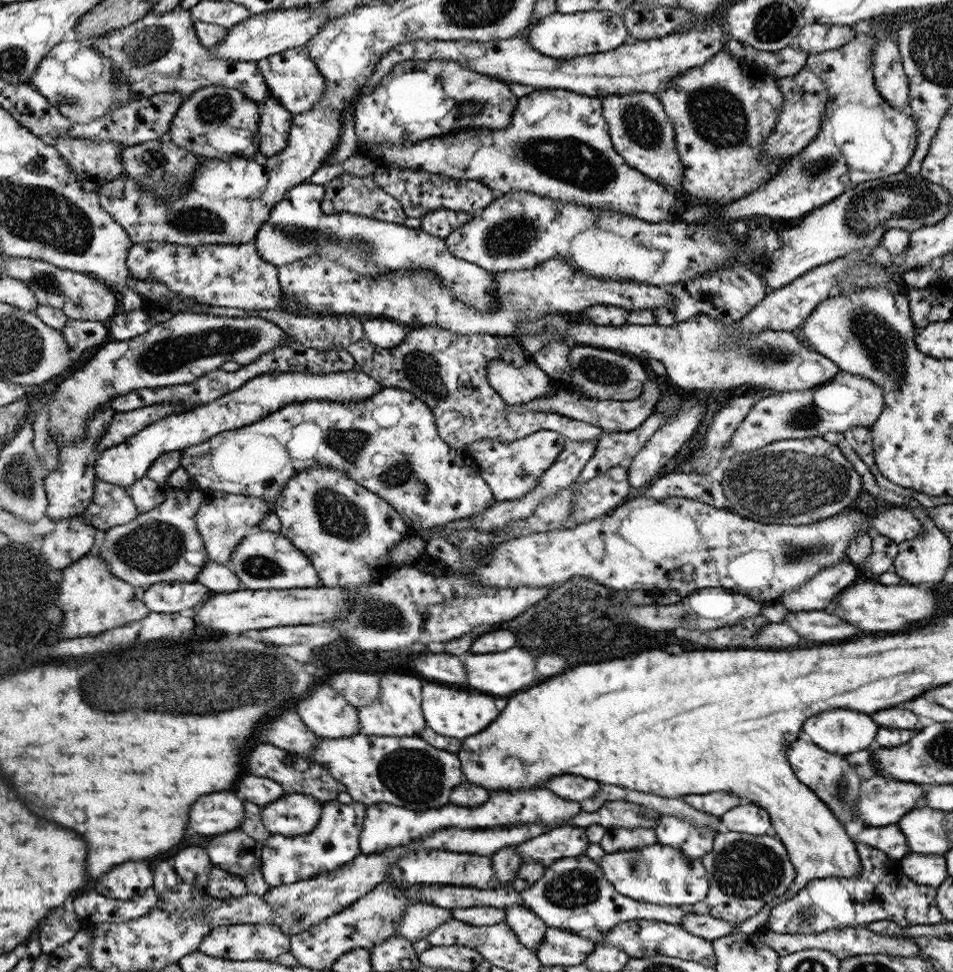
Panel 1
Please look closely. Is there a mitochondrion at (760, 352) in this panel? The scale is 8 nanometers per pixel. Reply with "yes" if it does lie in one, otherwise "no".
yes

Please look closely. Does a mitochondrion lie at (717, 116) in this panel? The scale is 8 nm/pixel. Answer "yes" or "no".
yes

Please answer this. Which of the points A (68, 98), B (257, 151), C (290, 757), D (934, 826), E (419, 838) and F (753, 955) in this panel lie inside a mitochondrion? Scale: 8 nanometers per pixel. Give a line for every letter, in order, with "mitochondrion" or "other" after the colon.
A: mitochondrion
B: other
C: other
D: mitochondrion
E: other
F: other

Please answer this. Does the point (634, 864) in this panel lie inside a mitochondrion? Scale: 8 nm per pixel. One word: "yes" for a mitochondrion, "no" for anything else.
yes

